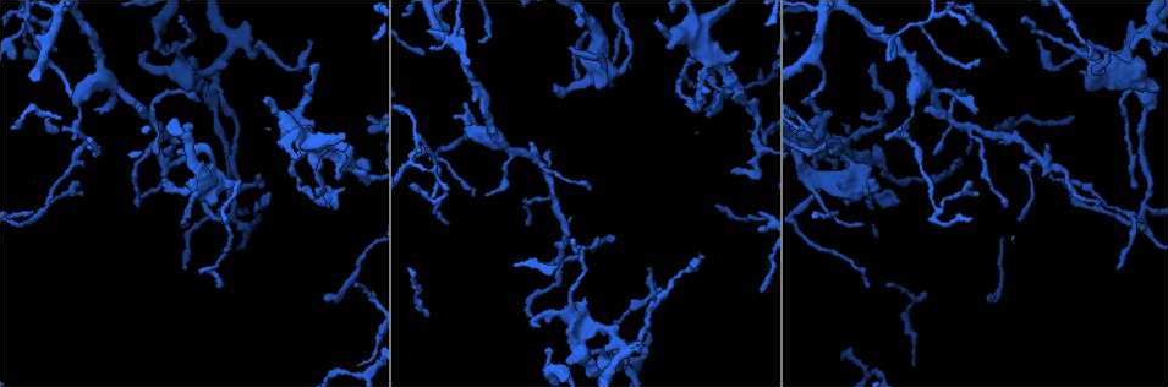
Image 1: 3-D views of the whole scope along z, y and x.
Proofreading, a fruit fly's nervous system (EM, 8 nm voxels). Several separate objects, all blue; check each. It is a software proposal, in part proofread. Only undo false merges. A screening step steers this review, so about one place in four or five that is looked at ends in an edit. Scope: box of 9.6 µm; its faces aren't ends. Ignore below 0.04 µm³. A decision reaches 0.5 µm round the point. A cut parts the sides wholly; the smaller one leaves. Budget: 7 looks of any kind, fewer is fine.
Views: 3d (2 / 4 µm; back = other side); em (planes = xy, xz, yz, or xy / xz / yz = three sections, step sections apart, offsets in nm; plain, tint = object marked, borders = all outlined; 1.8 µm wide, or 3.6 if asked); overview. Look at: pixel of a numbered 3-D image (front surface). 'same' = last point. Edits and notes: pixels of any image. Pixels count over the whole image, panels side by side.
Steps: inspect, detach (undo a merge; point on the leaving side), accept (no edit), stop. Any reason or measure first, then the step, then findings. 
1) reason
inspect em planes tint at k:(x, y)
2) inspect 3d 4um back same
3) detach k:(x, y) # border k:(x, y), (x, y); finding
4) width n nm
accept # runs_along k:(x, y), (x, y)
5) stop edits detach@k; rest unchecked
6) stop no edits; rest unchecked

three arms meet
inspect 3d 2um at 1:(1142, 213)

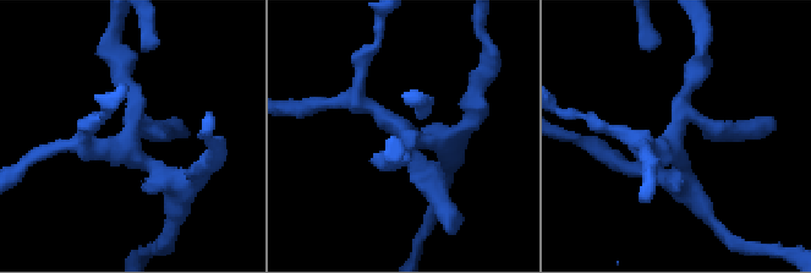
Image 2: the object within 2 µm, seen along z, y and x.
need the tissue
inspect em xz step 8 tint at 2:(676, 133)

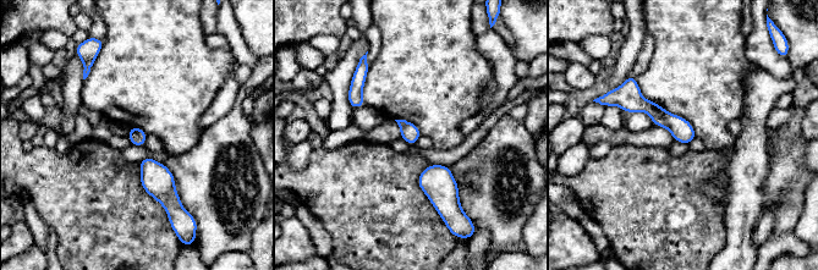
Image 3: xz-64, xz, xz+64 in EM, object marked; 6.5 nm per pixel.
cut it another way
inspect em planes tint same

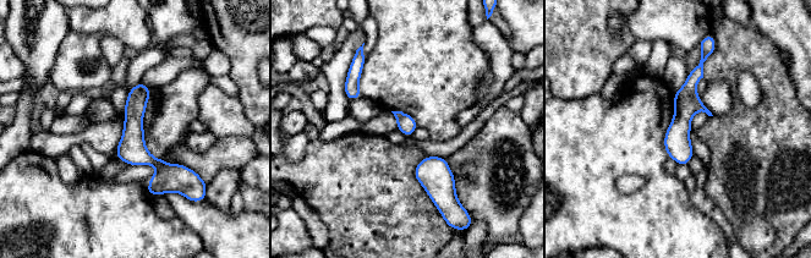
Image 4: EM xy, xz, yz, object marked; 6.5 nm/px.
width 120 nm
accept # continuous, no second neuron

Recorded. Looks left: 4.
a fork
inspect em planes tint at 1:(213, 96)

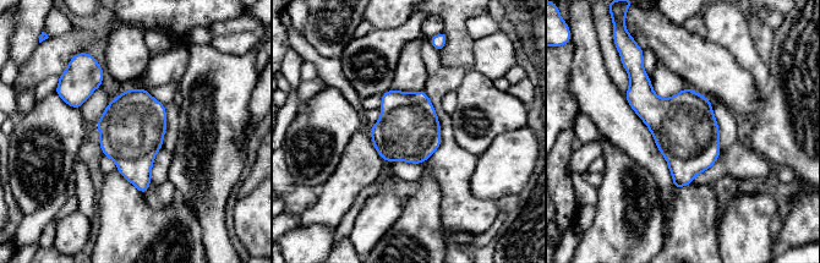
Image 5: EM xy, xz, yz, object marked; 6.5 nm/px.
accept # continuous, no second neuron

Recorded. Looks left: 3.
a narrow waist
inspect em xy step 8 tint at 1:(833, 144)

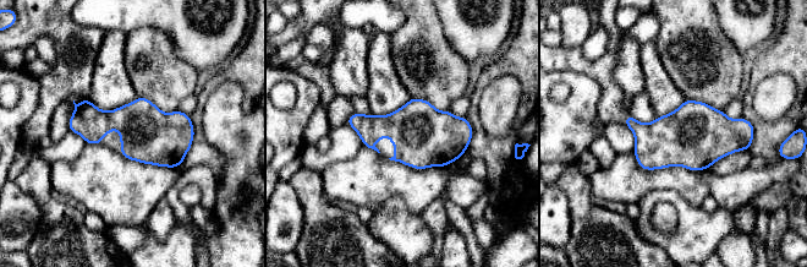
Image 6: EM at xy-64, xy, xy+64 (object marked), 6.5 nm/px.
another direction
inspect em planes tint same

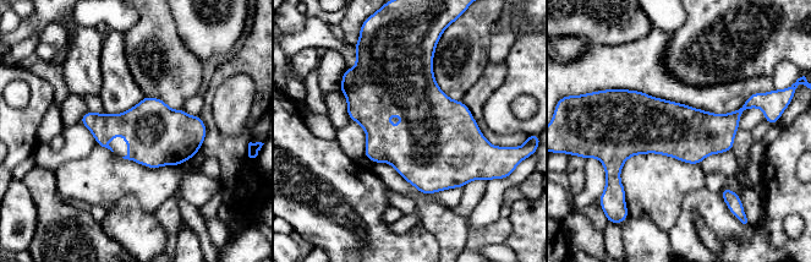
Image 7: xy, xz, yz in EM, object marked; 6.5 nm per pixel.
accept # continuous, no second neuron

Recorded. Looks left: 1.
stop no edits; rest unchecked

